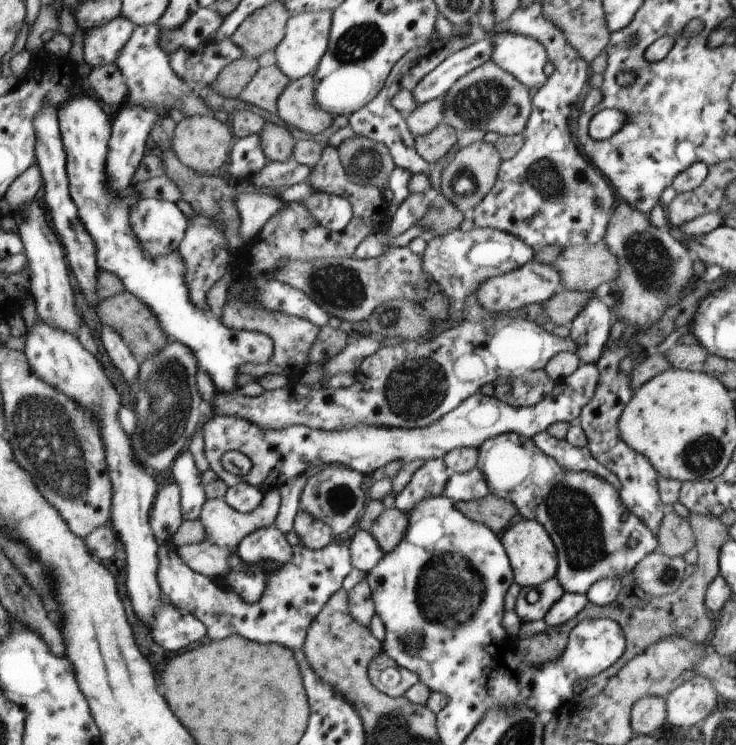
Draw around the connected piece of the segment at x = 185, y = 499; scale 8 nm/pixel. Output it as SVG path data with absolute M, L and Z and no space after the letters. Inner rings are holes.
M183 452L183 455L175 460L171 476L178 487L182 520L198 520L199 510L206 499L201 486L201 475L195 468L191 453Z

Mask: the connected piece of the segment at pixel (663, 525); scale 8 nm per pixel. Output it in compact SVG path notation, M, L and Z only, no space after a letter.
M667 509L655 535L658 540L656 550L665 556L682 557L685 552L694 548L694 539L688 520L677 516L670 509Z

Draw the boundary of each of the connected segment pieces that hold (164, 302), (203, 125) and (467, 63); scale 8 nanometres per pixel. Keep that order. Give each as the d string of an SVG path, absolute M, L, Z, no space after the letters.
M90 92L73 96L58 110L58 120L62 133L65 153L68 157L67 172L73 202L89 228L97 244L99 268L119 276L126 291L135 294L145 302L147 310L158 320L163 336L170 341L185 344L195 356L197 369L201 369L210 379L214 394L237 392L242 384L233 386L235 370L241 362L258 363L259 352L271 352L271 338L253 331L237 331L226 328L208 311L201 310L191 302L190 289L187 287L185 264L177 249L161 256L149 256L139 242L139 236L131 226L131 210L141 200L139 190L117 192L111 188L107 176L107 146L110 146L111 120L103 112L101 104Z
M213 115L181 117L176 118L171 150L180 164L197 173L205 172L205 174L209 174L209 172L215 172L223 166L223 162L227 160L231 142L233 140L231 140L227 126L217 122L217 118L213 118Z
M490 39L479 40L449 54L411 90L415 104L421 105L441 97L461 76L490 61L493 44Z

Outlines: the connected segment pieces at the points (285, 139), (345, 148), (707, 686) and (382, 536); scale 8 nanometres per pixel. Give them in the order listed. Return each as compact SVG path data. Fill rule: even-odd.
M265 124L263 131L258 133L261 152L266 161L285 161L290 159L293 150L291 134L277 124Z
M351 136L337 146L338 157L346 176L354 184L385 188L394 170L393 158L385 145L367 137Z
M692 677L671 690L666 700L666 722L677 728L697 725L711 714L717 704L717 691L710 680Z
M385 508L375 520L369 533L381 546L385 554L394 551L406 534L406 528L409 526L409 517L407 514L395 508Z

